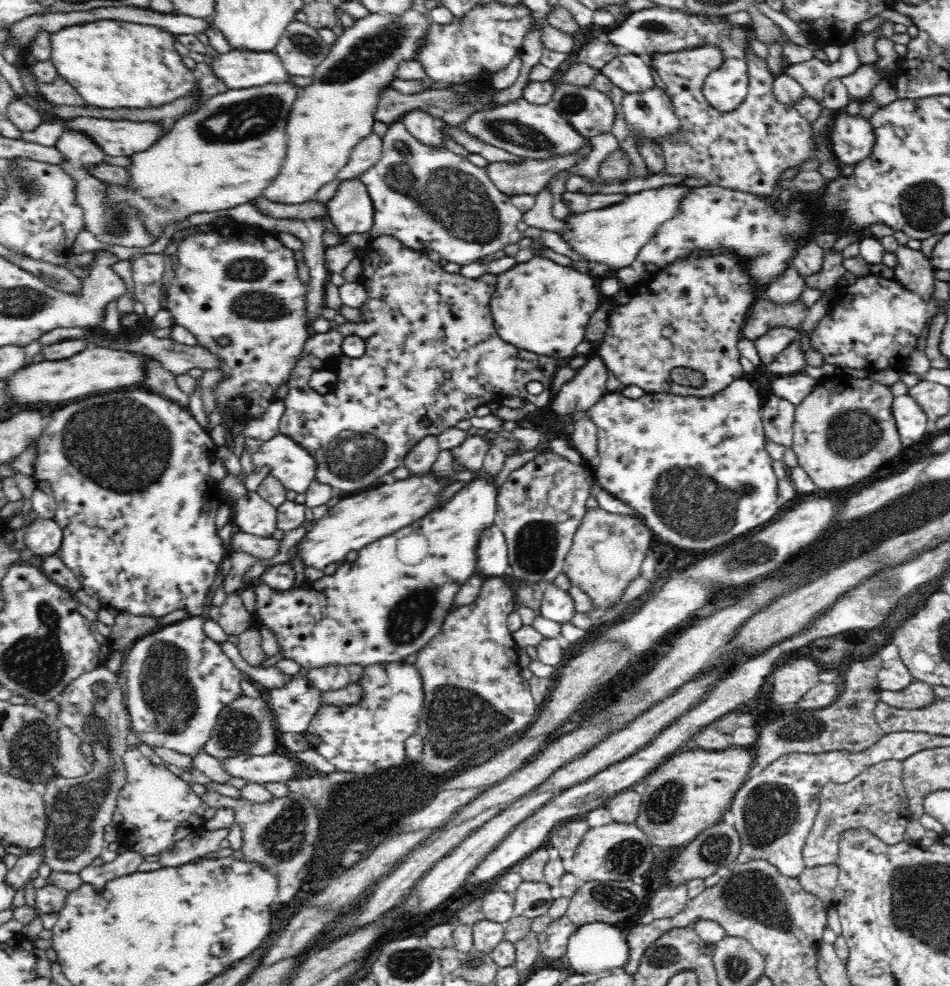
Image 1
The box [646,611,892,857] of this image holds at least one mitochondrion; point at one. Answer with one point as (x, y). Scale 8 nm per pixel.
(769, 811)

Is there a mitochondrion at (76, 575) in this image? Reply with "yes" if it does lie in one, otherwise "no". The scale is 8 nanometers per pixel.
no

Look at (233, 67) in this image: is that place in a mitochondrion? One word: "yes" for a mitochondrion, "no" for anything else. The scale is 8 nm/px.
no

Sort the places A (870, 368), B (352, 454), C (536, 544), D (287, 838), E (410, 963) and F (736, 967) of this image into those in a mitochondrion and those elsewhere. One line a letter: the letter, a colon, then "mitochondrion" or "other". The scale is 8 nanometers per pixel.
A: other
B: mitochondrion
C: mitochondrion
D: mitochondrion
E: mitochondrion
F: mitochondrion

